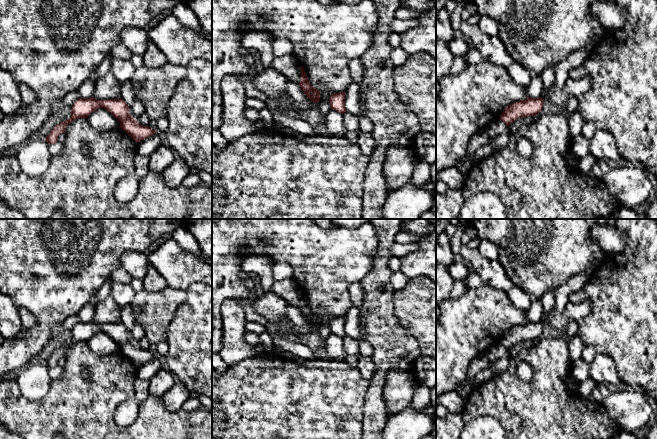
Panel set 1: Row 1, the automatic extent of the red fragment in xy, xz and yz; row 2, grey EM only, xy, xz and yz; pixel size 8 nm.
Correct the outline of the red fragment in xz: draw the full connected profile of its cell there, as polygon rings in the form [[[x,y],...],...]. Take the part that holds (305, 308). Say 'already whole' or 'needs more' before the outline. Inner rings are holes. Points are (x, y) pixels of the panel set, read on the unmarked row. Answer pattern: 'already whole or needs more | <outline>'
already whole | [[[303,290],[301,291],[301,305],[299,309],[307,322],[312,326],[316,327],[321,324],[319,314],[311,309]]]

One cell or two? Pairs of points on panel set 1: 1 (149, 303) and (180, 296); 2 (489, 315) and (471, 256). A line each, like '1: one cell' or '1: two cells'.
1: one cell
2: two cells

